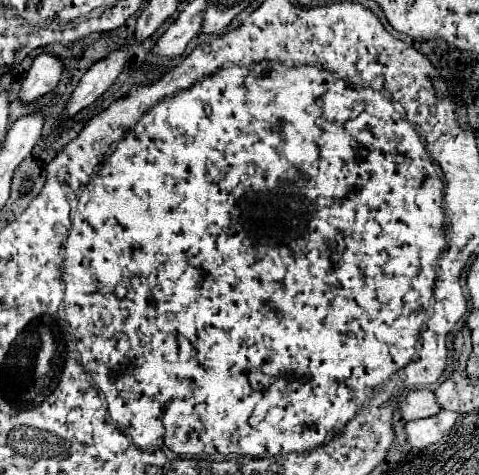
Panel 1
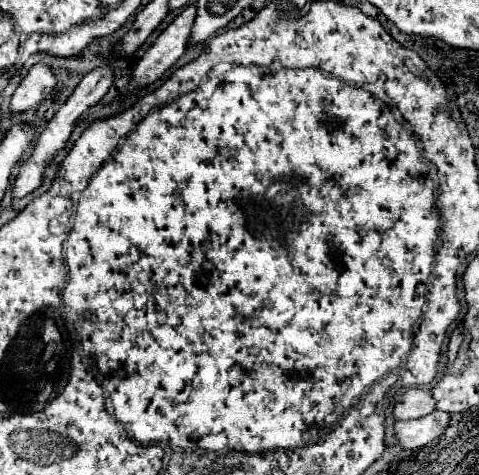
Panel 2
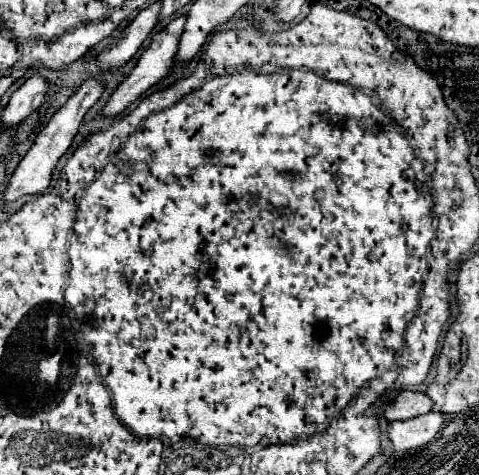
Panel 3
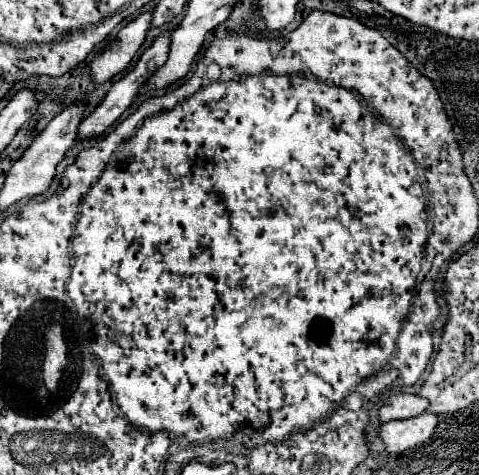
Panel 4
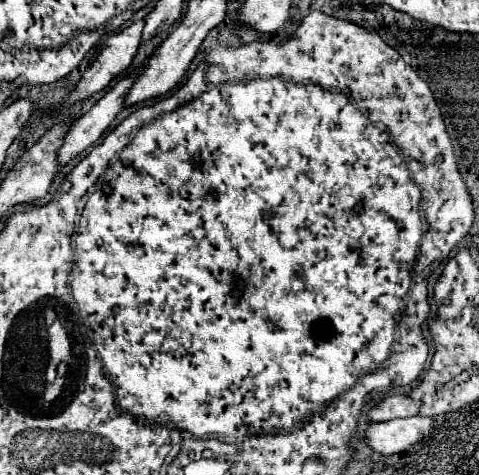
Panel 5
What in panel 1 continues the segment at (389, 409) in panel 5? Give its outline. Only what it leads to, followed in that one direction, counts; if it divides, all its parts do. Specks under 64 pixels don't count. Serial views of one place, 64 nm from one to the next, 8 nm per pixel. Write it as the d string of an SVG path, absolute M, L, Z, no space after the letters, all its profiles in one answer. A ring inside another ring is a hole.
M412 390L404 398L400 412L404 420L418 420L418 418L430 418L440 412L440 404L436 402L436 396L432 390Z

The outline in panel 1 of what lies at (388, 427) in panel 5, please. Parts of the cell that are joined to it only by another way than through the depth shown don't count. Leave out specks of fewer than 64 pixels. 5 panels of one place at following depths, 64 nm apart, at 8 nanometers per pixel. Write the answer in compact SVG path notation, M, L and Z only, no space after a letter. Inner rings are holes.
M442 410L436 416L408 422L406 434L408 434L410 446L412 448L426 448L430 444L436 444L454 428L456 420L458 420L458 412Z

